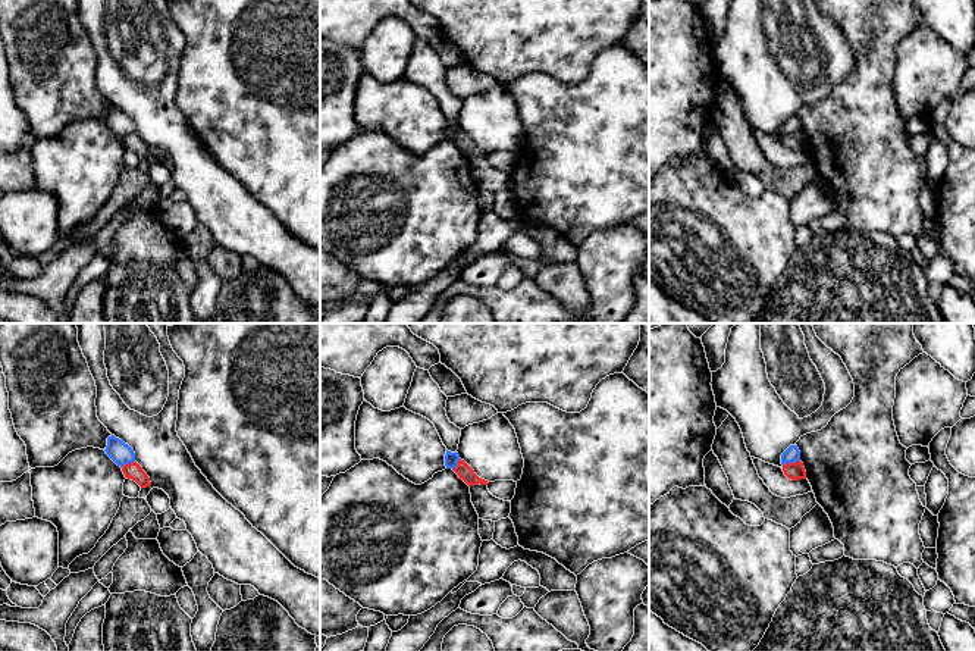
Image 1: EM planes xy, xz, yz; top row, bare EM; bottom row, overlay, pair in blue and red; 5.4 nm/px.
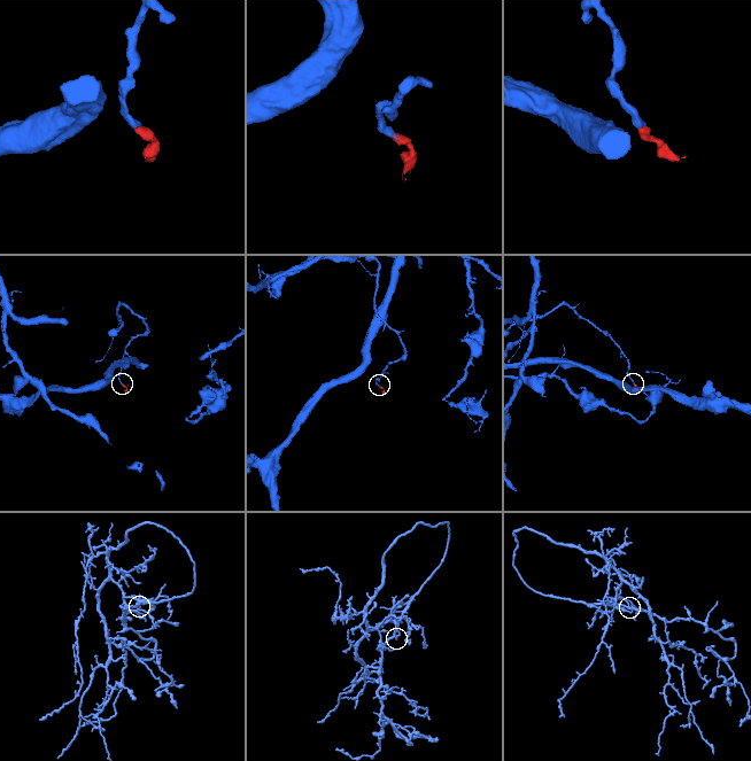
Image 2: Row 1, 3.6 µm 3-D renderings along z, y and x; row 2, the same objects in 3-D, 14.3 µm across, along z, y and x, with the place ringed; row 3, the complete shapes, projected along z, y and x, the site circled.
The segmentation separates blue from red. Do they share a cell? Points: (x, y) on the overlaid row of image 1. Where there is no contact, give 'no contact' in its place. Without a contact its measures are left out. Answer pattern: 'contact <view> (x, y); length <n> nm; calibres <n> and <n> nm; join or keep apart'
contact yz (790, 462); length 100 nm; calibres 90 and 100 nm; keep apart

